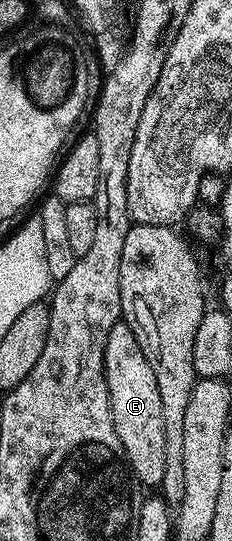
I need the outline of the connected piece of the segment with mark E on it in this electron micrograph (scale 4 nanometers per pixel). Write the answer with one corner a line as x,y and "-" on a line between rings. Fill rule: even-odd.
119,321
108,333
102,361
106,374
110,413
122,454
133,474
142,483
161,484
165,473
164,427
161,425
160,394
155,374
145,360
143,350
126,322

